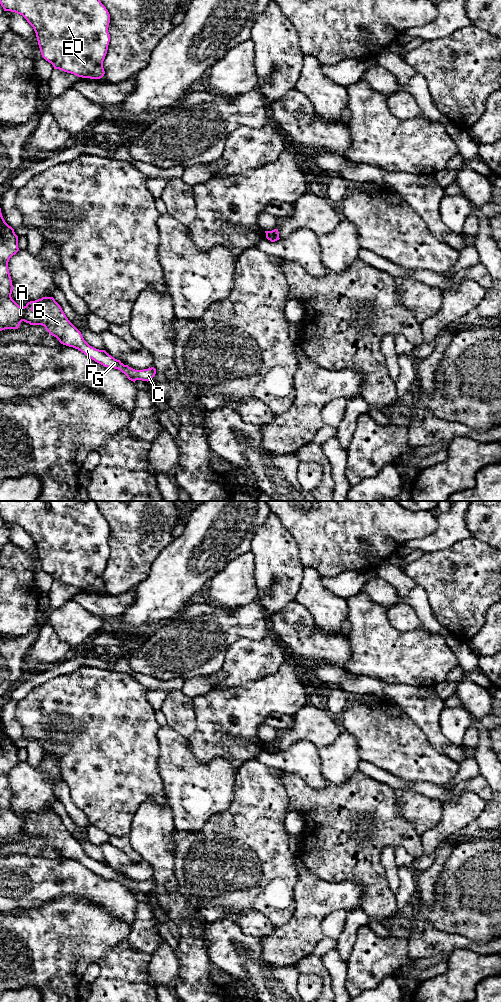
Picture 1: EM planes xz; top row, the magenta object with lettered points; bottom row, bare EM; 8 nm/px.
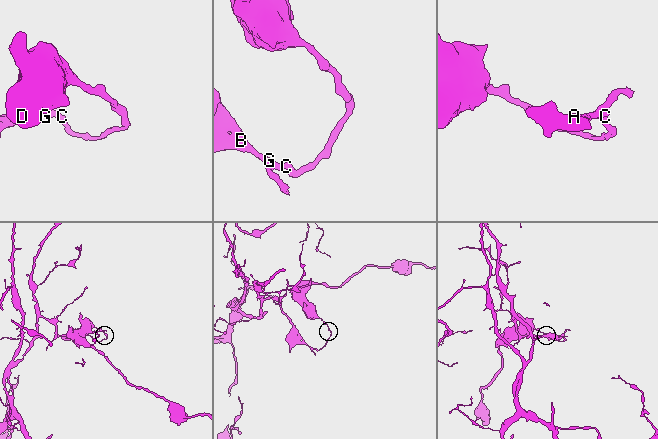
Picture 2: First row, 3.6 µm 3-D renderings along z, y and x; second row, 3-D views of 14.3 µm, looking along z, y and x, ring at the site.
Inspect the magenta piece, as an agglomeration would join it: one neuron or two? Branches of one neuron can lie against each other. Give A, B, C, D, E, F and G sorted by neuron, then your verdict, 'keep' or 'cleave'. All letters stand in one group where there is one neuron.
A B C F G / D E; cleave

